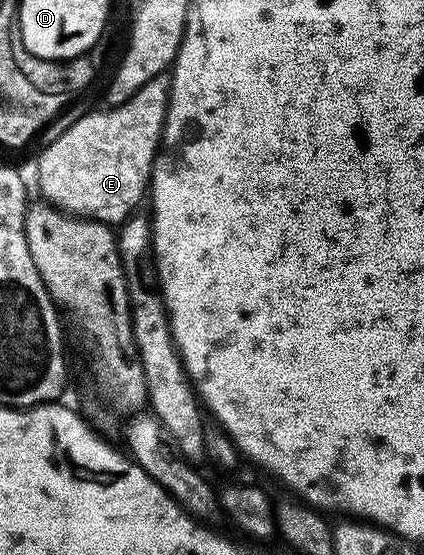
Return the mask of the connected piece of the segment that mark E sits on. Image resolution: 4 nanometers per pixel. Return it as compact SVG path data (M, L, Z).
M159 73L152 77L143 85L135 95L128 101L117 105L107 106L107 111L90 111L87 115L82 115L67 131L62 131L46 148L42 151L42 156L38 159L38 187L42 190L41 198L61 211L67 211L69 215L80 215L83 219L94 219L97 223L108 223L111 225L121 225L131 218L139 210L138 202L145 200L148 195L150 185L150 175L154 171L154 159L158 155L158 148L162 145L162 134L166 124L166 114L170 104L170 76L166 73Z

